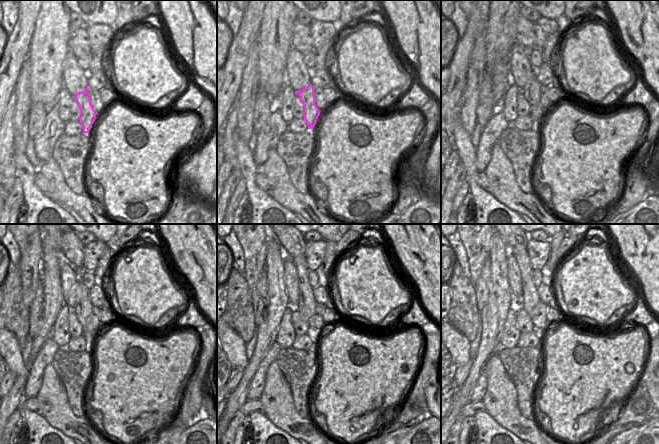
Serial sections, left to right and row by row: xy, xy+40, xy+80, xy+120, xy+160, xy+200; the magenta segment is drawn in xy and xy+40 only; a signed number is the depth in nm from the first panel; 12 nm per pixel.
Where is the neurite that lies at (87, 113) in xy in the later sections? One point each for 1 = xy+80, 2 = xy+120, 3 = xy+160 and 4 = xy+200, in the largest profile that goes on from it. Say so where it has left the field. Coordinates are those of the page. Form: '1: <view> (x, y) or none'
1: xy+80 (530, 91)
2: xy+120 (83, 307)
3: xy+160 (306, 304)
4: xy+200 (530, 299)

